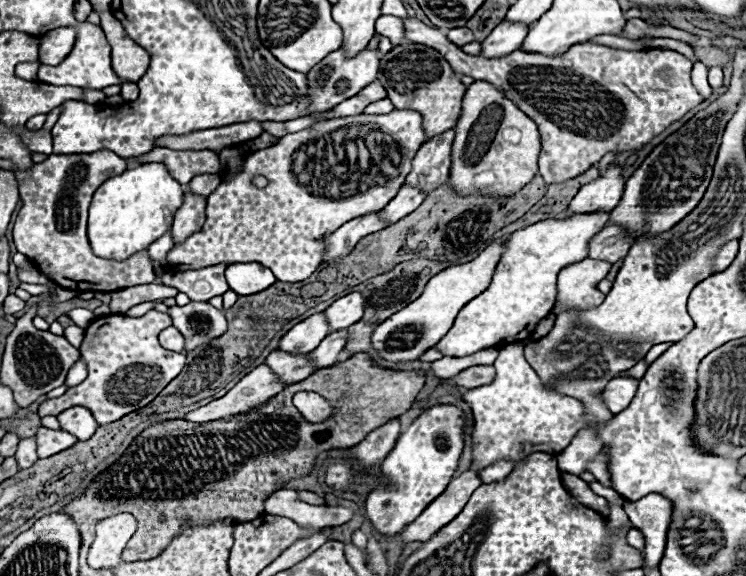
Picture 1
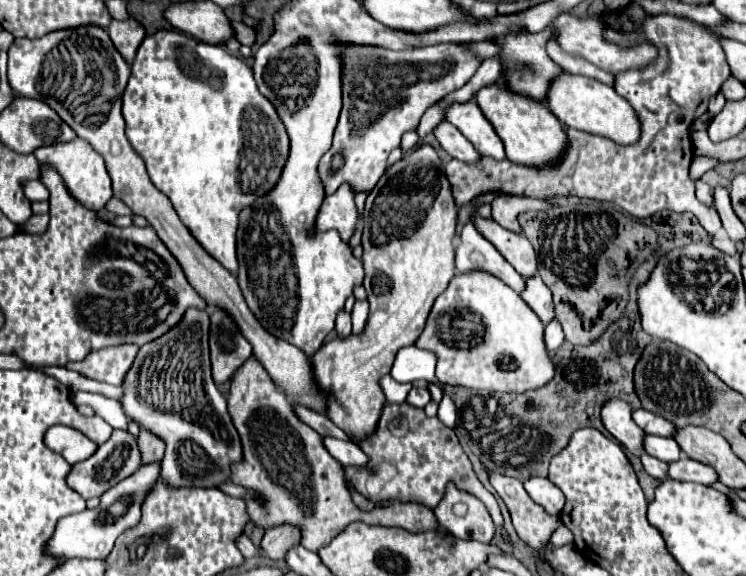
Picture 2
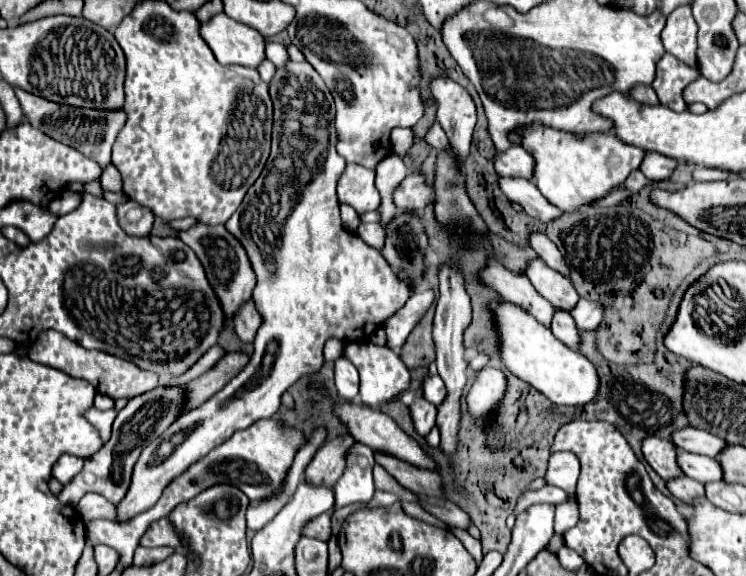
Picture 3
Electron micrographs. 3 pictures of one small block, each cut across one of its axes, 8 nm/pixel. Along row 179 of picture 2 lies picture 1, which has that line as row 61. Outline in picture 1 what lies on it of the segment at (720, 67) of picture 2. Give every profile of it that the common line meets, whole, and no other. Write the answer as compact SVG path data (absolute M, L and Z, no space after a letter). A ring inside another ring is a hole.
M404 18L406 38L436 48L458 76L490 82L504 92L540 128L544 148L540 174L546 184L564 182L586 172L608 152L642 150L672 122L696 108L702 98L690 82L692 62L676 50L620 50L596 42L572 46L562 56L510 52L496 60L470 56L452 44L440 30Z

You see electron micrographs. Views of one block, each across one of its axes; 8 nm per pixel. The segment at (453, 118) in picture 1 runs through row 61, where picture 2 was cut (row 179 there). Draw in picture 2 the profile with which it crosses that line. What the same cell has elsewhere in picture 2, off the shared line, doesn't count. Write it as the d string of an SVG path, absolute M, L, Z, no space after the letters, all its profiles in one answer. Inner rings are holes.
M420 144L418 148L406 152L400 162L396 162L392 168L384 172L380 182L366 198L366 210L362 218L364 220L362 262L366 270L364 288L368 292L368 302L370 302L368 326L362 336L352 334L344 340L342 338L330 340L312 356L312 366L318 386L324 392L328 392L328 408L330 408L328 418L348 436L352 436L354 442L360 442L374 434L386 404L378 380L390 372L396 352L416 342L416 338L424 330L424 322L428 320L428 310L432 310L432 302L436 300L436 296L440 296L446 290L448 282L456 276L454 246L452 246L456 234L456 216L458 210L450 194L450 184L444 176L444 164L438 158L436 150L428 144Z

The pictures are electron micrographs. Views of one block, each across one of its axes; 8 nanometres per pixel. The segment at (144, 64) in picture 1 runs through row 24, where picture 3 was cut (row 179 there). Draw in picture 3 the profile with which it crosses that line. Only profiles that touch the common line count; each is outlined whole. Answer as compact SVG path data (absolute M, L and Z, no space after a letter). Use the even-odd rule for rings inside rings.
M108 164L108 166L104 168L100 182L102 182L102 188L104 188L104 190L110 190L110 192L120 192L120 190L122 190L122 176L120 176L120 172L116 170L114 164Z

